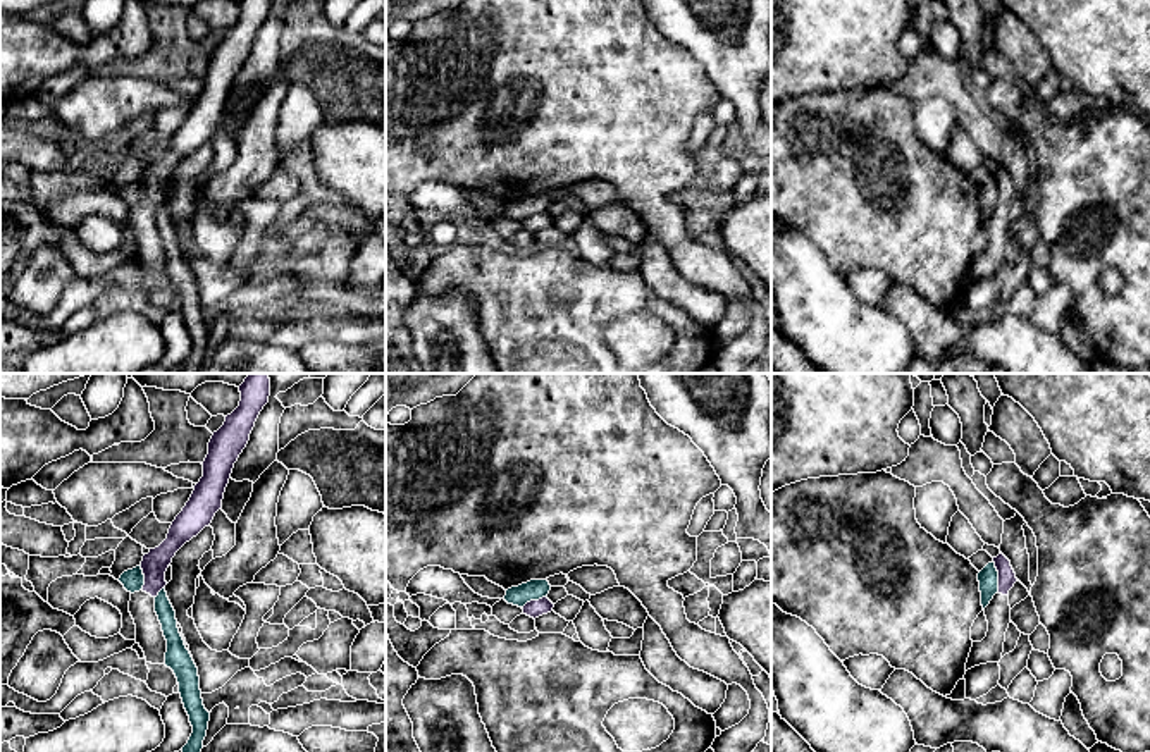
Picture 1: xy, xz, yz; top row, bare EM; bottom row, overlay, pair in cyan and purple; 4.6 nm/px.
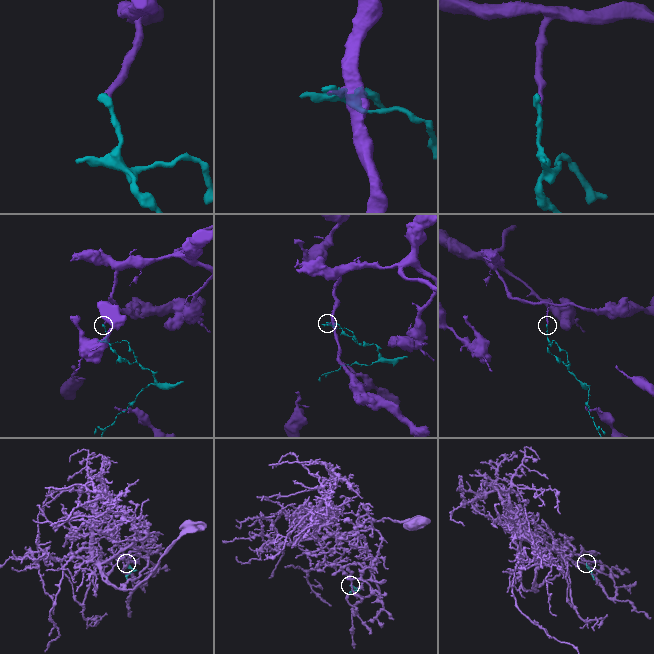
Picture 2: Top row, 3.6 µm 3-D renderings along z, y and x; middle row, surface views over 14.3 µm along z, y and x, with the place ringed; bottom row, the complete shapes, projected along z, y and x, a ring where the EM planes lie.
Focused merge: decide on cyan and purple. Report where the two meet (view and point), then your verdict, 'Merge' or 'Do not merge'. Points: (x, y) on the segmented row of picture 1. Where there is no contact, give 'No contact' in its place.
Touches cyan at yz (997, 577). Do not merge

